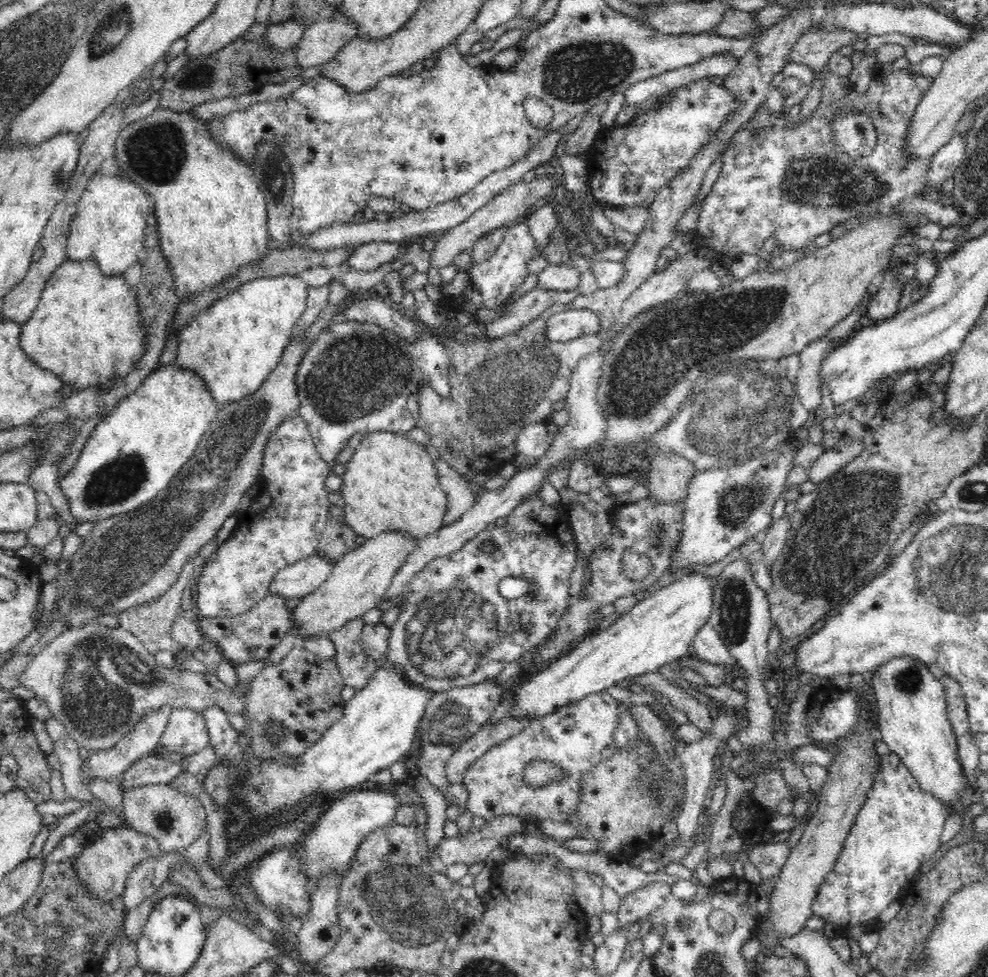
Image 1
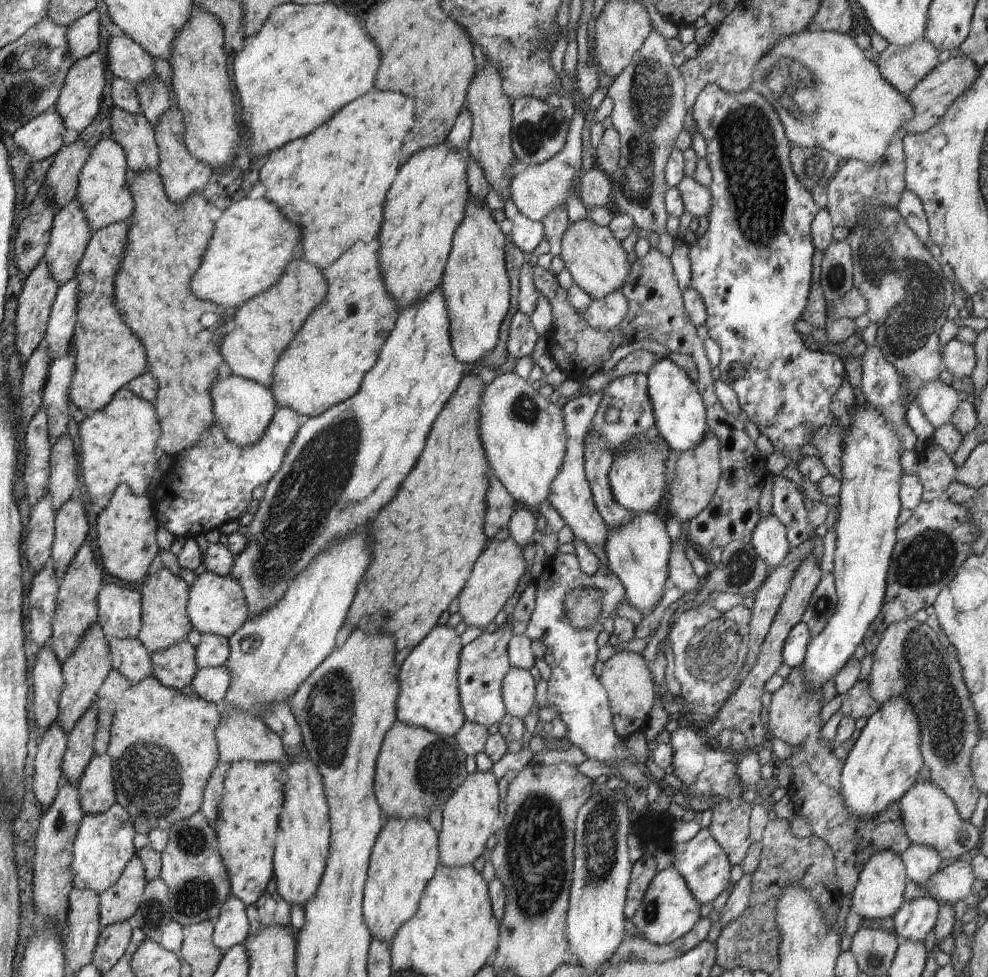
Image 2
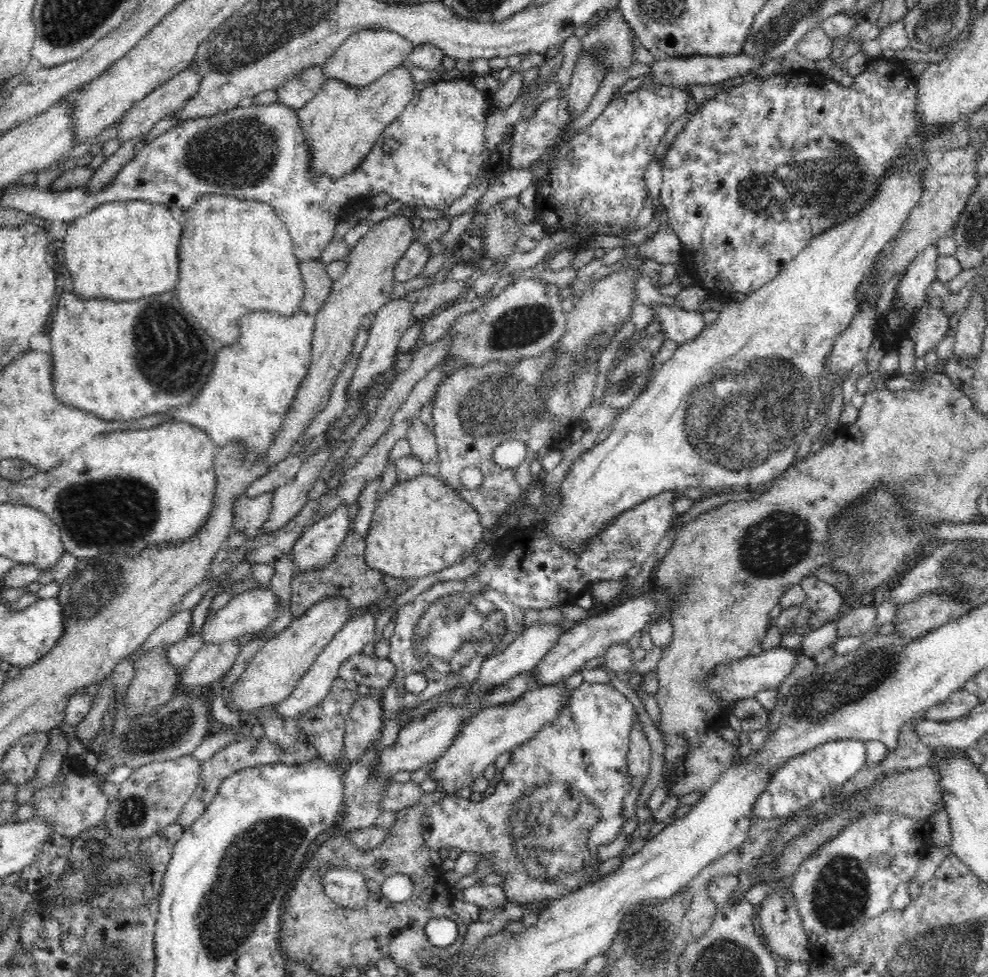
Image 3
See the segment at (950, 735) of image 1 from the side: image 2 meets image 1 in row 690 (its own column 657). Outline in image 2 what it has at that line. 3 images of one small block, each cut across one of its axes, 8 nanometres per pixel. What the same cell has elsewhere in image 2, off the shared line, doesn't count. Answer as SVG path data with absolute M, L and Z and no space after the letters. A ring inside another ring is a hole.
M671 866L656 873L631 922L636 926L636 934L644 937L652 944L663 945L674 942L687 932L690 932L700 918L699 910L700 905L688 890L687 882Z

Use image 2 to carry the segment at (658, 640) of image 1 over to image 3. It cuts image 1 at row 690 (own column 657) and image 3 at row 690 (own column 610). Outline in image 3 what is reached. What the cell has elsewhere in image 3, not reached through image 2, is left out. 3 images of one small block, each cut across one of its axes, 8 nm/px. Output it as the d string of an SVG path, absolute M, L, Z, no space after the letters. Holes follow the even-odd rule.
M564 681L556 685L538 685L535 689L524 692L516 700L488 707L474 714L459 729L456 740L453 740L444 756L436 763L430 764L429 776L439 782L439 788L444 793L455 796L458 790L471 786L476 778L483 776L488 766L496 763L498 756L528 742L532 736L536 736L536 732L540 732L540 728L556 720L570 692Z

